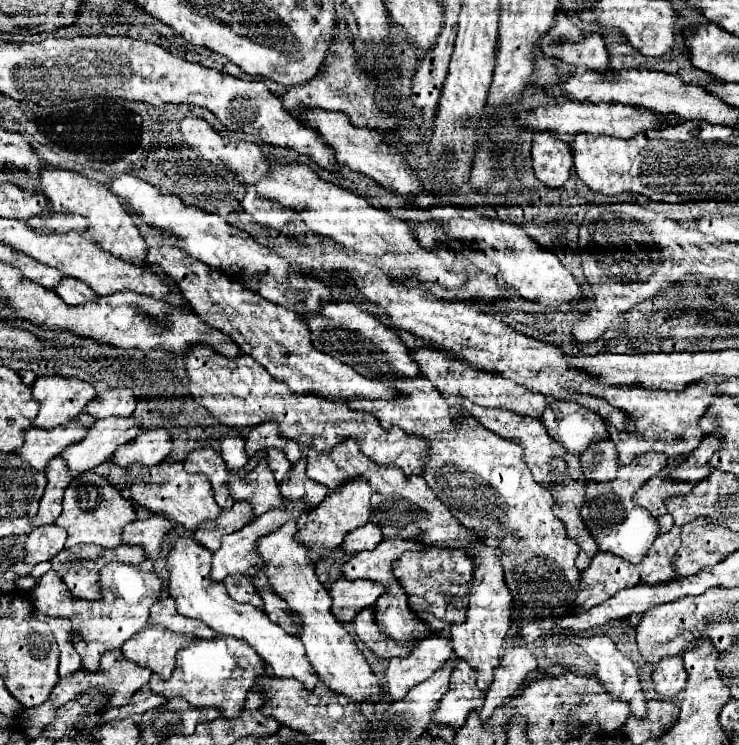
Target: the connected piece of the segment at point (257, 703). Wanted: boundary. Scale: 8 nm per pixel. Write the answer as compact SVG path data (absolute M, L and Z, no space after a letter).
M255 688L253 692L249 692L247 702L245 702L245 708L249 706L251 710L259 710L263 704L265 704L265 694L261 694L261 692L259 692L259 688Z

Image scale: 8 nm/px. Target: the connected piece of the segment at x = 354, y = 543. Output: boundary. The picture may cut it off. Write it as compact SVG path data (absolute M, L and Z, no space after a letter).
M367 522L363 528L357 528L355 532L351 532L351 536L347 536L347 540L343 542L343 550L345 552L373 550L381 540L383 540L381 526L375 522Z

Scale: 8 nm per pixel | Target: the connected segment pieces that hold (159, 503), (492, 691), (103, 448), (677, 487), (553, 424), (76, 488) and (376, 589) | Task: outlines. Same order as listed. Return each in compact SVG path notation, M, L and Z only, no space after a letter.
M139 462L131 464L125 470L123 478L125 488L131 490L131 486L153 486L149 492L137 494L133 500L155 514L167 514L171 520L183 524L187 530L195 530L205 520L215 520L221 514L221 508L215 502L213 488L203 474L187 474L181 462L161 462L157 466L143 466Z
M515 638L507 640L505 656L501 658L499 666L495 668L495 680L491 682L487 690L487 698L483 708L479 710L479 716L483 724L489 722L493 716L493 710L505 704L505 698L511 698L517 694L517 690L523 686L523 680L529 672L537 668L537 658L529 652L525 644L515 644Z
M135 418L97 420L97 424L87 430L87 436L79 444L67 448L61 458L75 474L93 470L95 466L111 460L119 446L135 440L139 428L141 422L137 422Z
M679 456L675 458L671 464L667 464L657 476L653 476L651 480L647 480L637 492L635 492L635 504L647 508L653 516L661 516L667 512L663 500L667 496L675 496L675 494L687 494L691 492L693 484L691 482L681 482L681 480L673 480L669 476L669 472L675 468L675 464L681 464L685 458Z
M573 402L549 404L541 420L547 426L549 436L563 444L571 454L581 454L591 442L607 438L605 420Z
M97 478L97 486L81 484L75 480L71 488L67 488L63 498L63 512L57 518L57 524L67 530L65 548L73 548L77 544L99 544L103 548L117 548L123 544L121 532L125 524L137 520L137 510L133 504L121 496L121 492L111 486L107 480Z
M339 578L329 590L333 598L331 612L339 622L351 622L357 612L373 606L383 592L385 586L379 582Z

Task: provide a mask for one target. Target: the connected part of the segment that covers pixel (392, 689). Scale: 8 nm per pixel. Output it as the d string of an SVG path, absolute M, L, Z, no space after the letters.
M433 634L415 646L407 658L391 658L385 672L385 686L393 700L401 700L409 688L431 678L453 654L451 640L443 634Z

